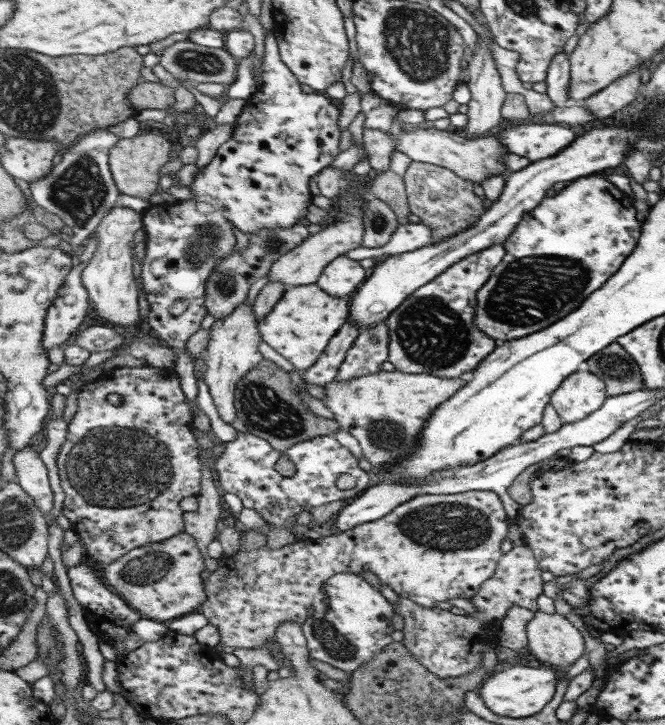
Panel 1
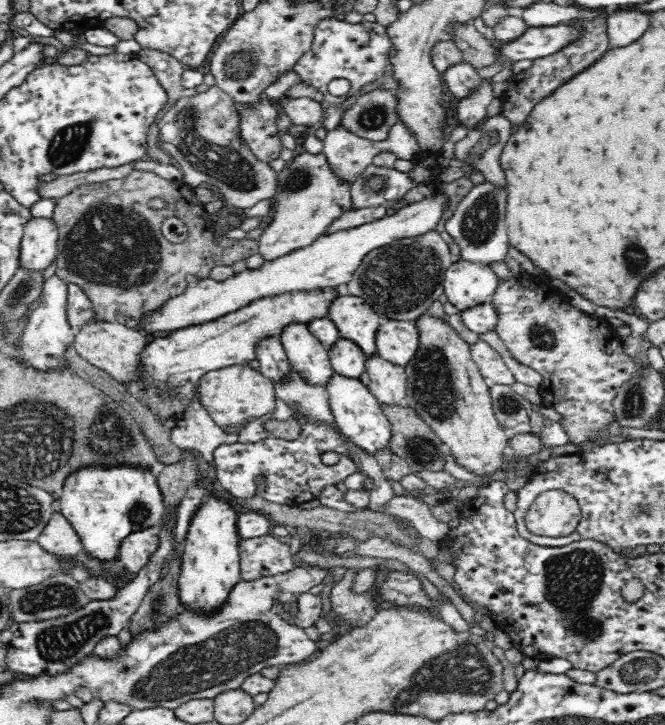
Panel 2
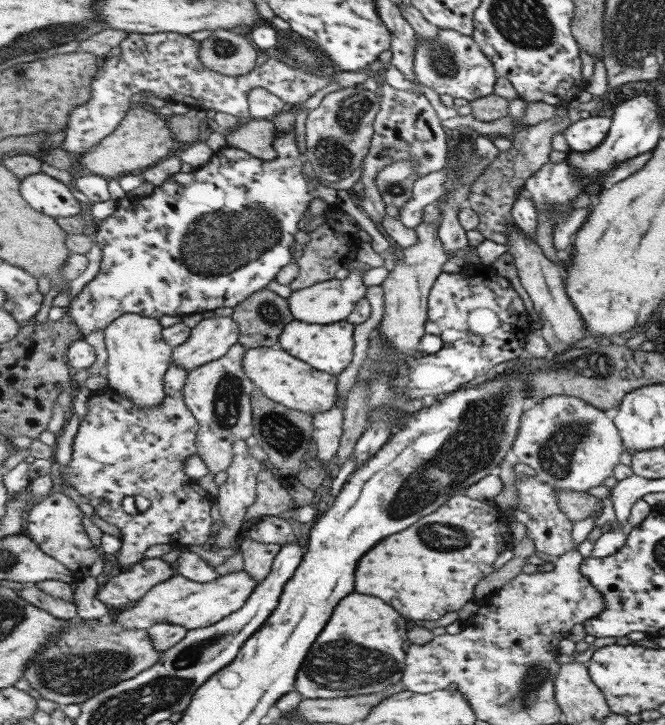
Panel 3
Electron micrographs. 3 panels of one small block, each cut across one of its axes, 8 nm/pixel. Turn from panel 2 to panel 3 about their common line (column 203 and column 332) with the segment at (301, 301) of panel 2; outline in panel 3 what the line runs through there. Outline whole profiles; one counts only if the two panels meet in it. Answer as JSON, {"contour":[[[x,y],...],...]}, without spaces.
{"contour":[[[295,320],[291,322],[280,337],[279,347],[295,355],[303,362],[309,363],[317,370],[322,370],[333,376],[341,374],[349,364],[353,362],[353,350],[355,350],[355,340],[353,340],[355,326],[349,322],[342,321],[331,325],[308,324]]]}

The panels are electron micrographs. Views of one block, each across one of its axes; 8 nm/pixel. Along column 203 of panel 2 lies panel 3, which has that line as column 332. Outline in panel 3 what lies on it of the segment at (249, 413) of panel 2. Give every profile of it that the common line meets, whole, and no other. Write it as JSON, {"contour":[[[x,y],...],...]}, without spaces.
{"contour":[[[279,346],[247,349],[243,368],[268,398],[288,408],[315,414],[328,412],[336,406],[339,376],[317,370]]]}

